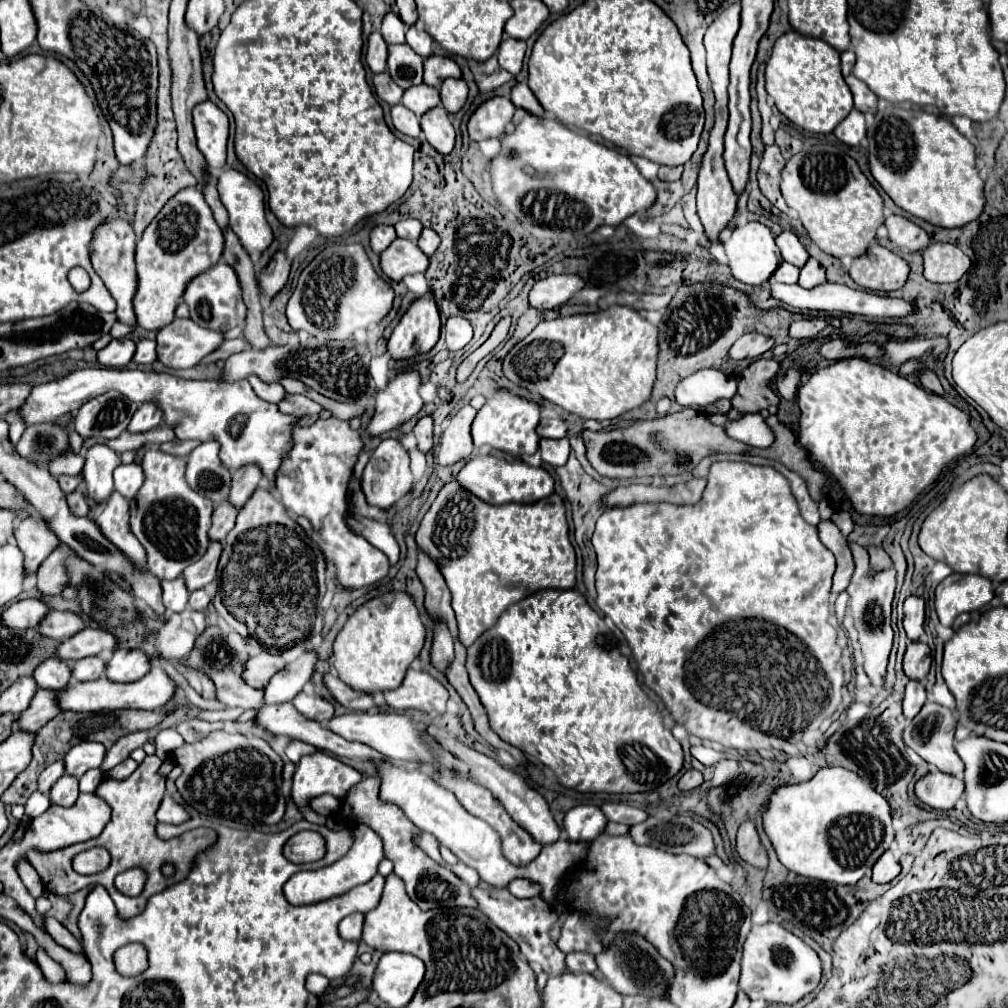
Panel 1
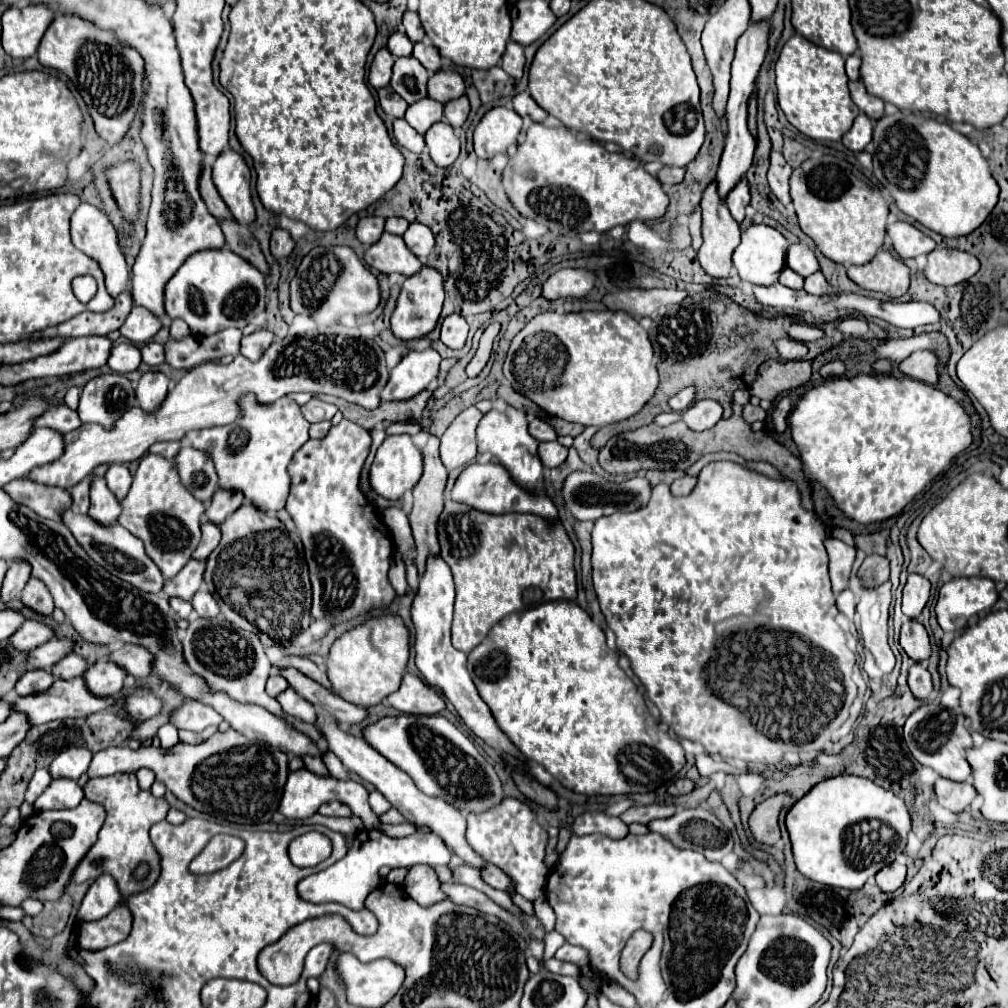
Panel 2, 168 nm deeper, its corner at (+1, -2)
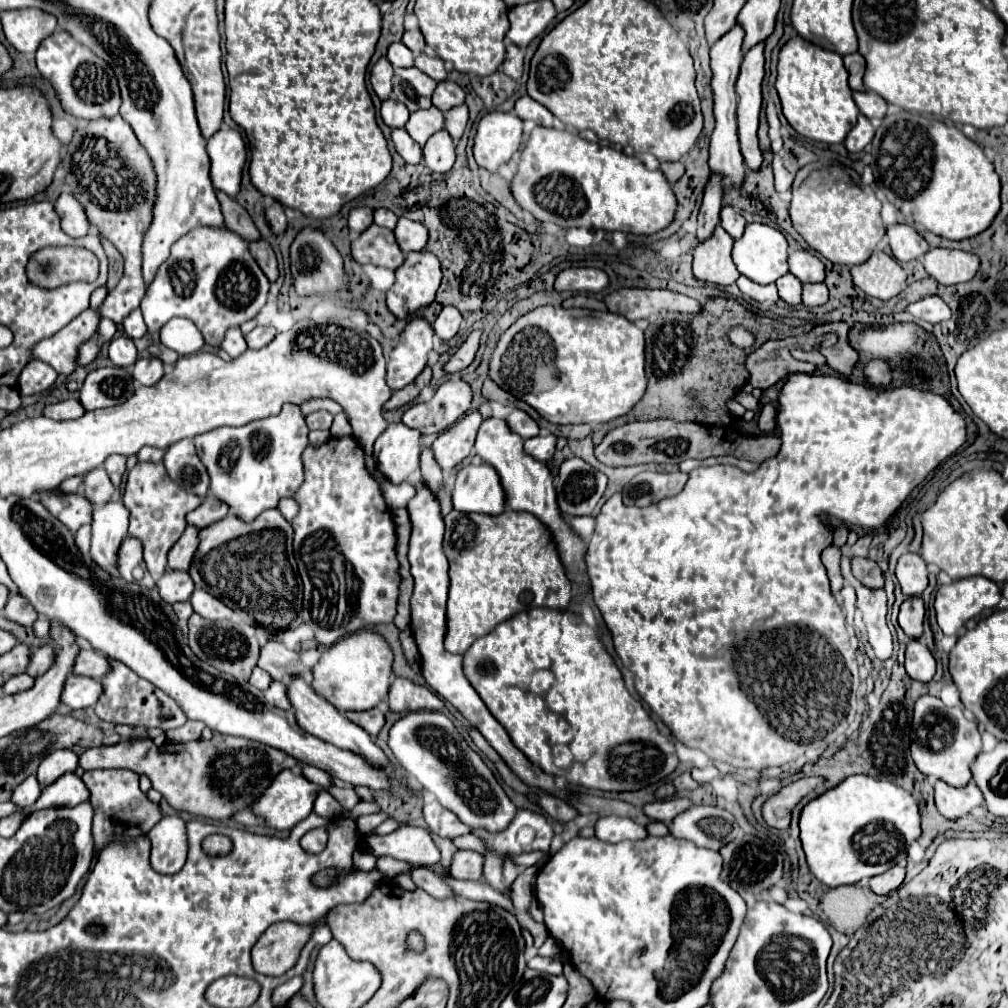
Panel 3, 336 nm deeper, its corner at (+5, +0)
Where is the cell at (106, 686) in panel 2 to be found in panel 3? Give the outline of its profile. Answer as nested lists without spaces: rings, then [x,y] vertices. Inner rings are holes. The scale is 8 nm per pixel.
[[[69,675],[65,679],[63,691],[61,691],[61,705],[69,709],[85,709],[93,707],[101,695],[101,683],[91,677],[77,677]]]

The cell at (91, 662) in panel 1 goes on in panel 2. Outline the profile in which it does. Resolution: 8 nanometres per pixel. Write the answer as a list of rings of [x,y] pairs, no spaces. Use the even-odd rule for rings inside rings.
[[[69,653],[65,659],[61,659],[51,667],[51,673],[57,679],[73,679],[73,677],[83,677],[85,669],[87,669],[85,659],[81,659],[77,653]]]

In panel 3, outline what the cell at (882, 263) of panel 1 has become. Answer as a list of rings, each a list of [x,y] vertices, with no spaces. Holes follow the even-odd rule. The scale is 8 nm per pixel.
[[[875,251],[865,263],[851,267],[851,277],[861,291],[881,301],[899,295],[907,281],[905,269],[883,251]]]

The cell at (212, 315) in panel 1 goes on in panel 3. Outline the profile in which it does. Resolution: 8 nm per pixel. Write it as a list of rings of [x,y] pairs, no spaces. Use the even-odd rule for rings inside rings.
[[[225,225],[221,229],[199,227],[193,229],[193,233],[181,237],[181,241],[173,243],[171,255],[161,265],[161,269],[157,269],[155,279],[149,283],[147,293],[141,299],[141,313],[149,333],[159,333],[159,329],[173,317],[187,317],[203,333],[207,345],[219,347],[227,329],[239,327],[241,323],[257,317],[257,313],[265,305],[267,293],[269,293],[269,281],[265,273],[259,269],[253,255],[249,253],[249,243],[243,237],[239,237]]]

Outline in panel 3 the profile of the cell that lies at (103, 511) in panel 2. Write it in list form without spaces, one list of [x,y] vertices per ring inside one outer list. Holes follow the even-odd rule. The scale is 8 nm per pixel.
[[[109,501],[93,511],[93,539],[91,559],[101,565],[107,573],[119,575],[117,571],[117,549],[127,537],[129,511],[121,501]]]

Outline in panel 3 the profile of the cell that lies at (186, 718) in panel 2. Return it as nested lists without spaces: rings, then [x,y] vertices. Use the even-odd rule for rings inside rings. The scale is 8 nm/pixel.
[[[107,657],[107,661],[109,661],[109,673],[99,679],[103,685],[103,693],[93,707],[95,713],[103,721],[125,723],[131,727],[147,727],[147,729],[161,727],[165,731],[169,731],[173,727],[181,727],[187,721],[181,707],[171,697],[161,693],[161,689],[157,689],[155,685],[149,685],[149,681],[137,677],[127,665],[121,665],[121,661],[111,659],[111,657]]]

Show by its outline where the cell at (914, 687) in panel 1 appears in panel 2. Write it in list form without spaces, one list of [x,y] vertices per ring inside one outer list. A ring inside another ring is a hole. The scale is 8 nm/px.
[[[915,663],[909,669],[907,683],[909,683],[909,689],[911,689],[911,693],[913,693],[915,699],[921,701],[925,695],[929,695],[931,689],[933,689],[933,685],[931,685],[931,675],[927,671],[927,665],[925,663]]]

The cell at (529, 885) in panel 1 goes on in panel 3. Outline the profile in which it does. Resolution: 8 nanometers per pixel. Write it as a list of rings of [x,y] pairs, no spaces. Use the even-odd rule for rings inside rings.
[[[457,851],[449,865],[449,875],[453,879],[481,879],[483,871],[483,857],[475,851]]]

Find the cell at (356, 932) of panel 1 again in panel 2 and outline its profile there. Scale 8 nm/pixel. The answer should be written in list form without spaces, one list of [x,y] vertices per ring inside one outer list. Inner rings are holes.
[[[377,829],[361,831],[361,833],[357,833],[353,847],[341,861],[337,861],[335,865],[323,869],[319,873],[313,873],[313,875],[301,879],[297,885],[297,893],[301,899],[305,899],[309,903],[341,903],[353,911],[359,911],[361,907],[365,907],[367,895],[379,885],[381,867],[393,865],[391,859],[397,859],[395,863],[399,867],[409,867],[409,865],[419,865],[419,863],[437,867],[437,865],[449,865],[451,853],[445,847],[445,843],[441,841],[441,837],[437,837],[435,833],[391,839]]]

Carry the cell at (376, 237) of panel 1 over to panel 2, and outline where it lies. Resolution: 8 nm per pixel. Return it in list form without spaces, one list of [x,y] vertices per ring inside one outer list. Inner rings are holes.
[[[365,217],[357,225],[357,239],[363,243],[363,247],[371,247],[377,243],[377,239],[385,231],[385,219],[383,217]]]

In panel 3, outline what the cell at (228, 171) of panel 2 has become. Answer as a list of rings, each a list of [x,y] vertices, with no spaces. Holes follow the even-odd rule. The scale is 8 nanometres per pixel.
[[[219,129],[207,141],[211,159],[211,179],[215,189],[235,197],[239,193],[241,169],[245,163],[245,141],[235,129]]]

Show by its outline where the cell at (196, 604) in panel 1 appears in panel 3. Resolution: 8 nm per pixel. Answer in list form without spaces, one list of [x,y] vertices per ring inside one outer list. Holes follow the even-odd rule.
[[[195,589],[191,595],[191,605],[195,609],[195,613],[199,613],[201,617],[209,619],[209,621],[221,621],[221,619],[231,619],[233,609],[229,609],[225,603],[221,603],[217,597],[209,595],[203,589]]]

